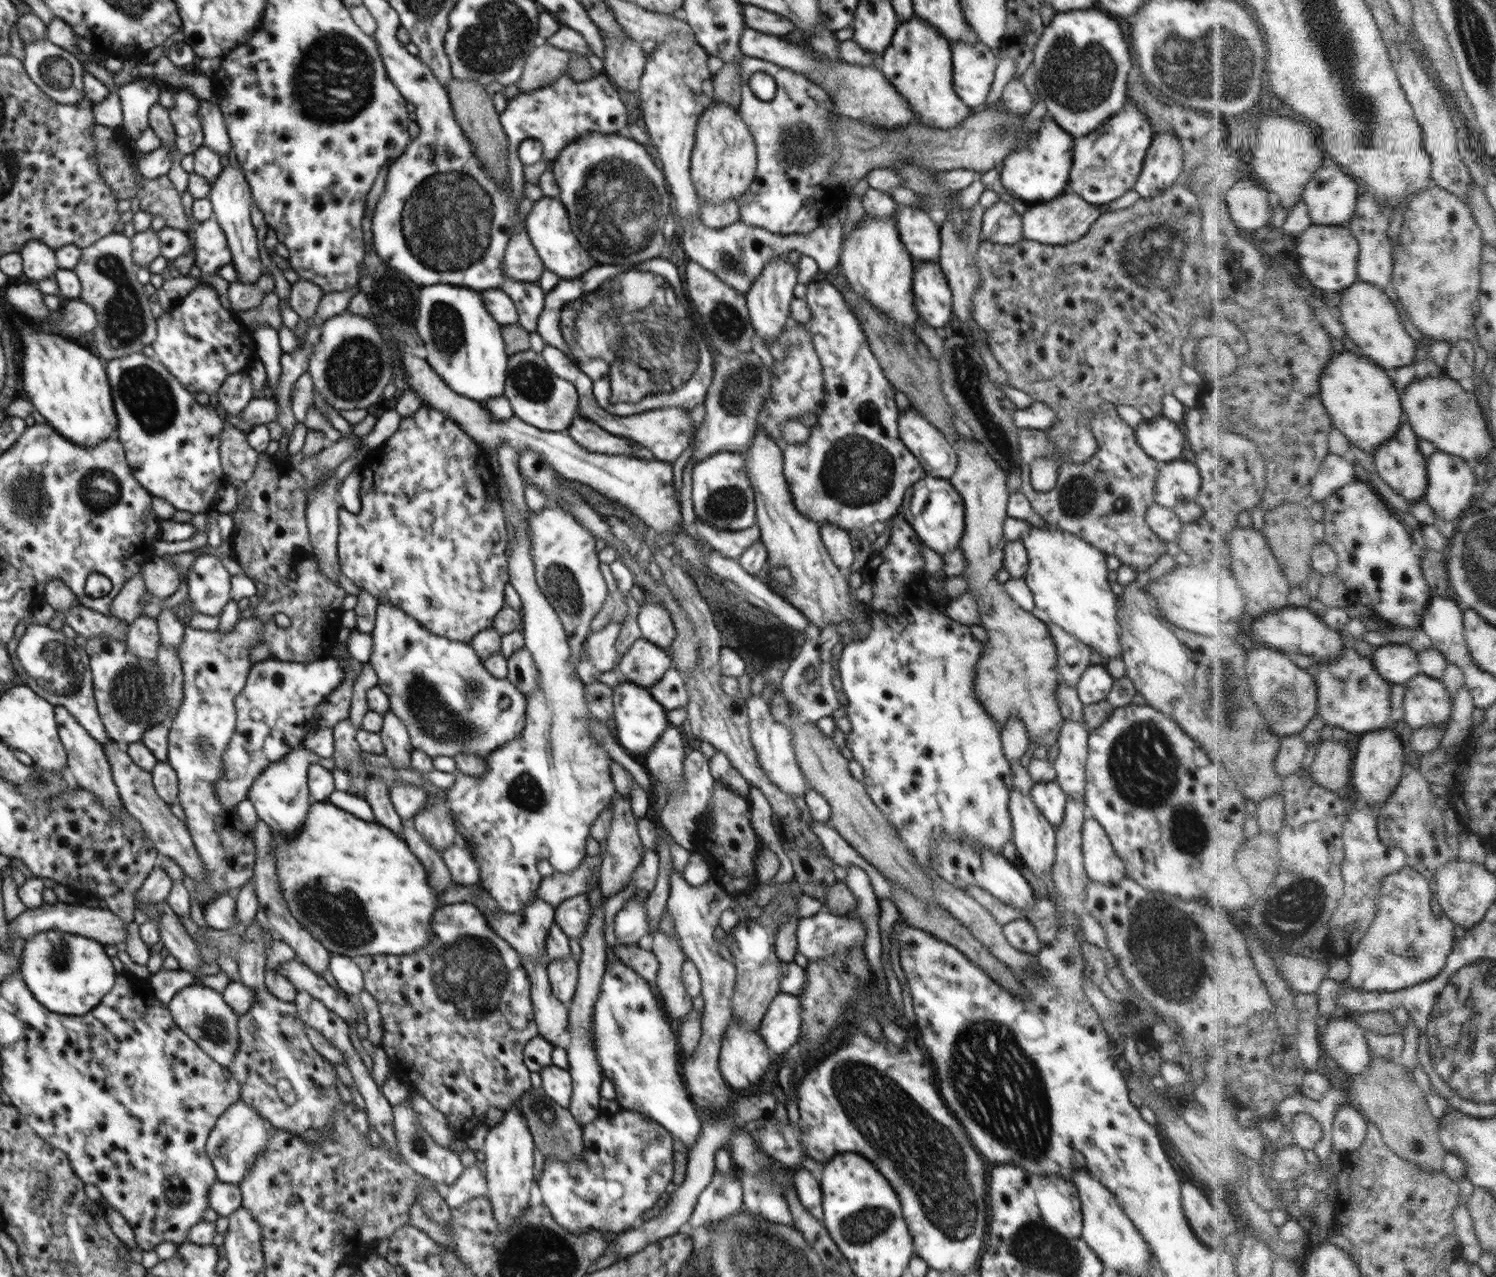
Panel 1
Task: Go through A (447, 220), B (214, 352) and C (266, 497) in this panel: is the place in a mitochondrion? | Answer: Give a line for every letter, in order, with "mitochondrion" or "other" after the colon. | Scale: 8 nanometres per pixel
A: mitochondrion
B: other
C: other

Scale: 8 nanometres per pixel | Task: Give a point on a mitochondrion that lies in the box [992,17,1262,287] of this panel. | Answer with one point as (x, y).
(1202, 63)

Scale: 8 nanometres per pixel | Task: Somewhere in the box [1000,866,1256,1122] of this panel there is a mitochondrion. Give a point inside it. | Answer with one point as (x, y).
(1170, 953)

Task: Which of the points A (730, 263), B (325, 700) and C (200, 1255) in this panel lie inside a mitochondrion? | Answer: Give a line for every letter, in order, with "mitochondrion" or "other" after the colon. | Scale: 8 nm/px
A: mitochondrion
B: other
C: other

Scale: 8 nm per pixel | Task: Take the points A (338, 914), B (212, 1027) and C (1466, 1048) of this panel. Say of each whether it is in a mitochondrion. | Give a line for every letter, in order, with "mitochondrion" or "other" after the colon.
A: mitochondrion
B: mitochondrion
C: mitochondrion

